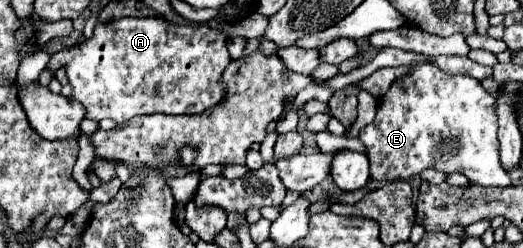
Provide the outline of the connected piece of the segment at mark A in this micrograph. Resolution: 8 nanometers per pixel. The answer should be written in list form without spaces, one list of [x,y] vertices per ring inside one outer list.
[[[124,17],[118,21],[110,21],[104,25],[96,25],[90,39],[82,43],[62,49],[50,57],[46,69],[54,75],[60,67],[66,69],[68,81],[72,85],[72,99],[80,101],[86,107],[88,119],[114,119],[116,123],[126,123],[136,115],[200,115],[208,107],[216,105],[224,97],[224,89],[220,83],[220,75],[230,63],[230,55],[226,49],[226,37],[210,29],[208,25],[176,25],[154,17]]]

